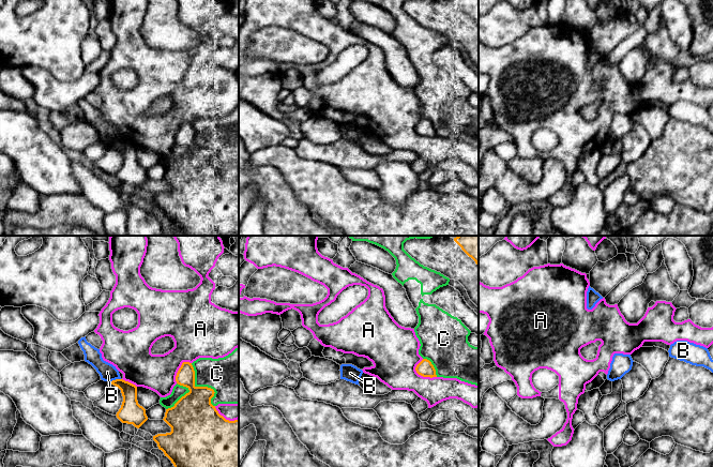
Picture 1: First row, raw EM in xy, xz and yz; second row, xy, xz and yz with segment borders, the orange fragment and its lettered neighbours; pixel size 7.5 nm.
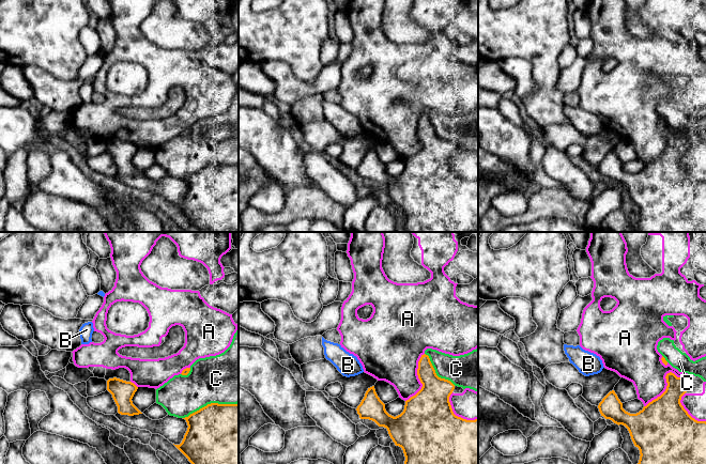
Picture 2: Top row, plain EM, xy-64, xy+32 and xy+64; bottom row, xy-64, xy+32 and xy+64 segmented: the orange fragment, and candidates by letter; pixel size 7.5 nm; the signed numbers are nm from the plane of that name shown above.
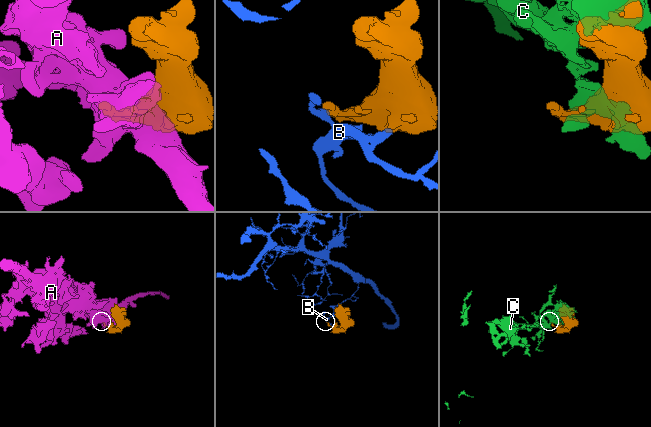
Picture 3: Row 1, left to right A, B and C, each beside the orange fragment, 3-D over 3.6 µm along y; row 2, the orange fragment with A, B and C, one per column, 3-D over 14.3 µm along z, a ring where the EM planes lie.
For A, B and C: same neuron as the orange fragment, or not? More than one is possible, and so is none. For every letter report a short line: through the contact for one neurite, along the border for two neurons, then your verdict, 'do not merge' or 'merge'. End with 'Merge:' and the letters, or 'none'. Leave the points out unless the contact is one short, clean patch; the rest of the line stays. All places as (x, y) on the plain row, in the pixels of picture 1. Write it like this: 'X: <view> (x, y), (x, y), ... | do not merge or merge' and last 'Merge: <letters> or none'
A: do not merge
B: xy (120, 138), (109, 141) | do not merge
C: do not merge
Merge: none

